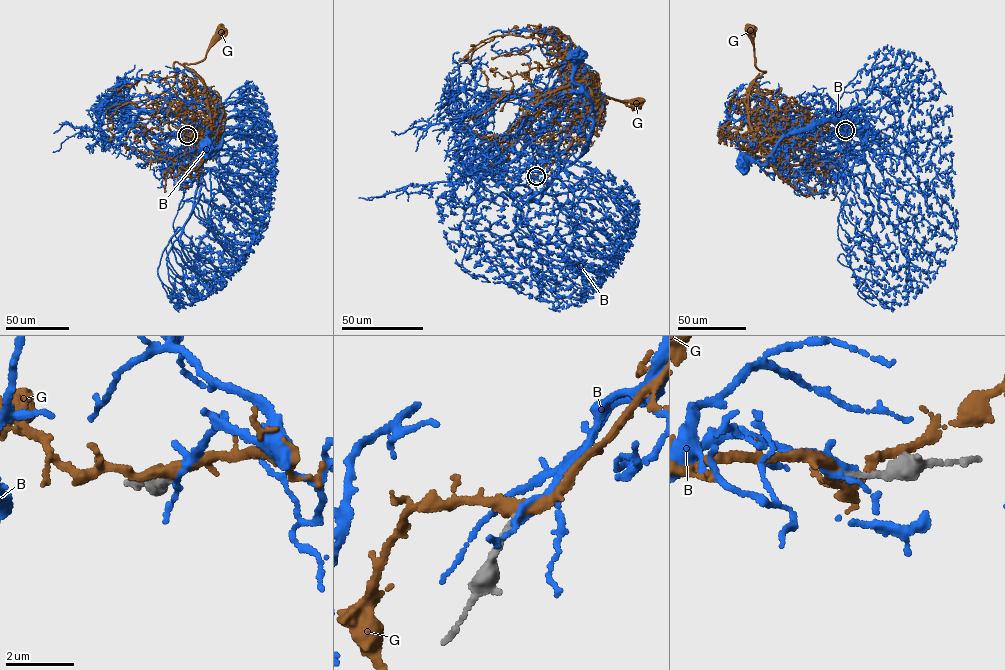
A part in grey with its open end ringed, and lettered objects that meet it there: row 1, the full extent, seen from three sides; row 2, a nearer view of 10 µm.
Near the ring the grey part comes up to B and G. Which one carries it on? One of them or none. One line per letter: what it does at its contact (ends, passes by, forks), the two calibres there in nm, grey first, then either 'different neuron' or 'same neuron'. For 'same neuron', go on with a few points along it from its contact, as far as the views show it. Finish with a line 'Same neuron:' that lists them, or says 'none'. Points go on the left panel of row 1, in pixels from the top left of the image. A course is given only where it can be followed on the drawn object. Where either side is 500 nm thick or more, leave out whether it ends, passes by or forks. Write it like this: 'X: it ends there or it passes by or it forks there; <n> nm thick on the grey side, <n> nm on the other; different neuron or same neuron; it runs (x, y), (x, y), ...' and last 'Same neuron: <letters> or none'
B: it forks there; 220 nm thick on the grey side, 140 nm on the other; different neuron
G: it passes by; 200 nm thick on the grey side, 360 nm on the other; same neuron; it runs (187, 135), (218, 134), (203, 80), (183, 64), (202, 61), (221, 28)
Same neuron: G

